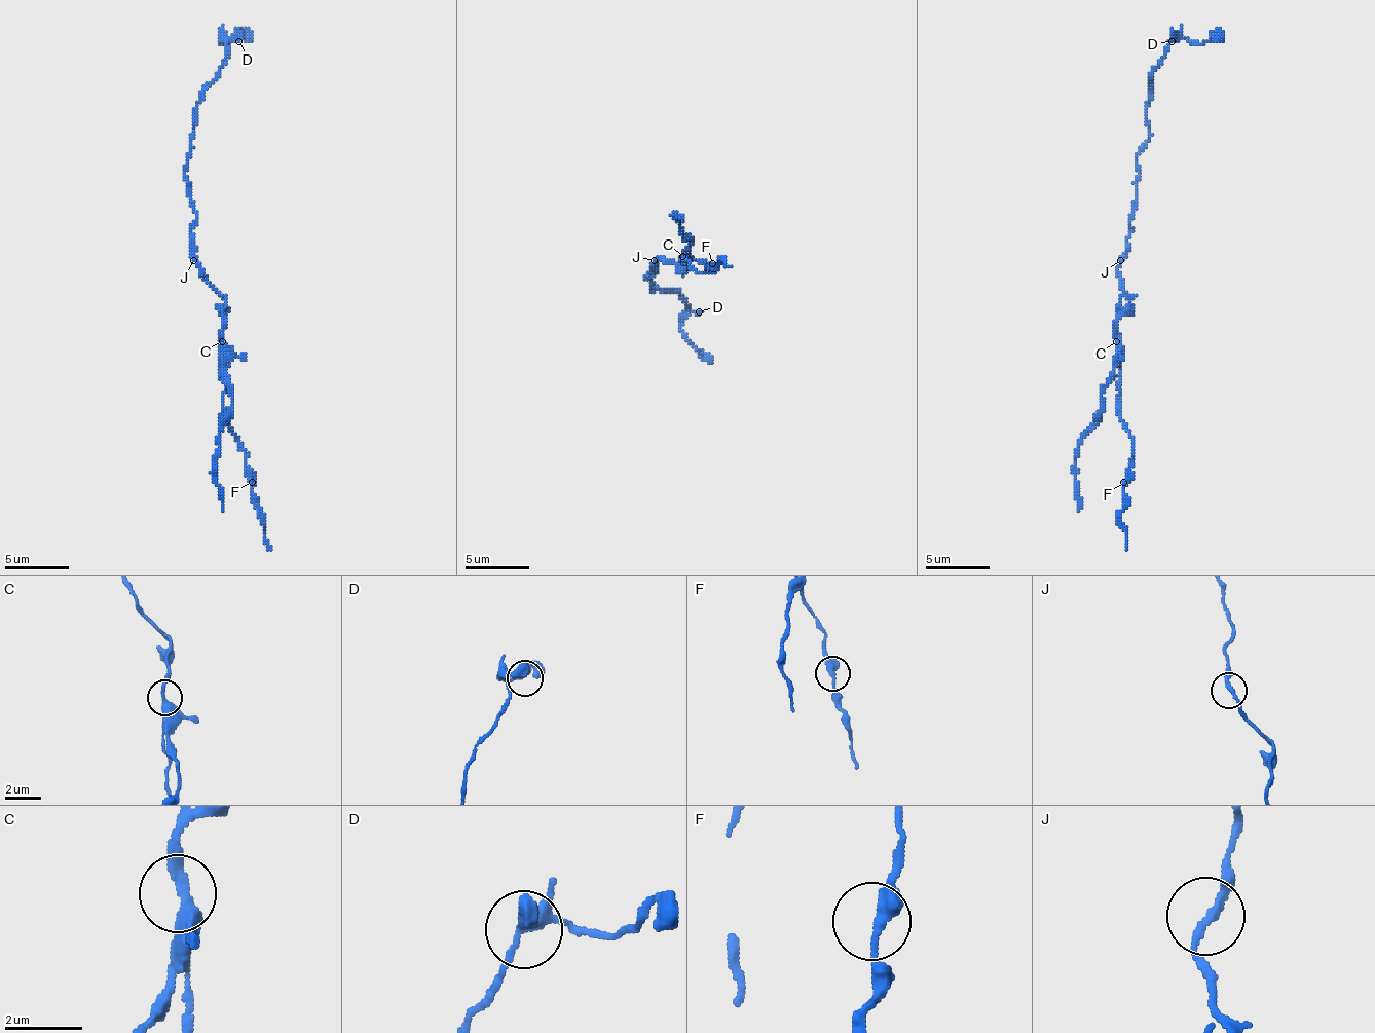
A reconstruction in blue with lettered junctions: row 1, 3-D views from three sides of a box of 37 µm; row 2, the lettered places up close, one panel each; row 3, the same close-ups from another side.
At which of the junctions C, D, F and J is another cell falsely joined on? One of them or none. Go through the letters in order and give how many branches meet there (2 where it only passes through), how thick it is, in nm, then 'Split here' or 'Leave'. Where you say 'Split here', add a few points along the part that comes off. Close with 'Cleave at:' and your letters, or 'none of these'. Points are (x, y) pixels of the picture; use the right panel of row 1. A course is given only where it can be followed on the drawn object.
C: Branches: 2. Thickness 360 nm. Split here. Course of the part to remove: (1117, 340), (1114, 379), (1101, 395), (1101, 414), (1075, 459), (1078, 511)
D: Branches: 2. Thickness 320 nm. Leave
F: Branches: 2. Thickness 360 nm. Leave
J: Branches: 2. Thickness 220 nm. Leave
Cleave at: C

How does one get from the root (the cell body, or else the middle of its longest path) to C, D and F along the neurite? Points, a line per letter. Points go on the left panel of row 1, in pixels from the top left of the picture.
C: (197, 260), (203, 277), (226, 298), (223, 331), (219, 334), (223, 340)
D: (197, 260), (190, 234), (197, 212), (184, 167), (193, 138), (197, 102), (223, 64), (226, 44), (238, 41)
F: (197, 260), (203, 277), (226, 298), (219, 334), (219, 379), (226, 385), (223, 411), (246, 453), (252, 482)

